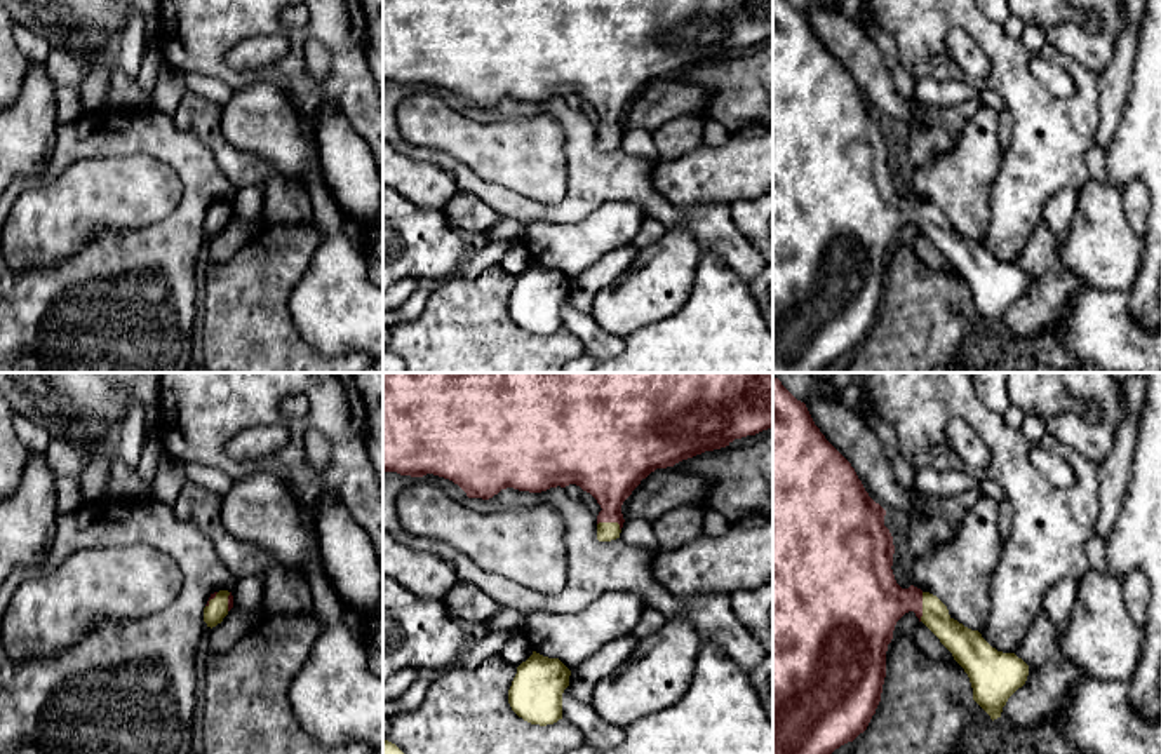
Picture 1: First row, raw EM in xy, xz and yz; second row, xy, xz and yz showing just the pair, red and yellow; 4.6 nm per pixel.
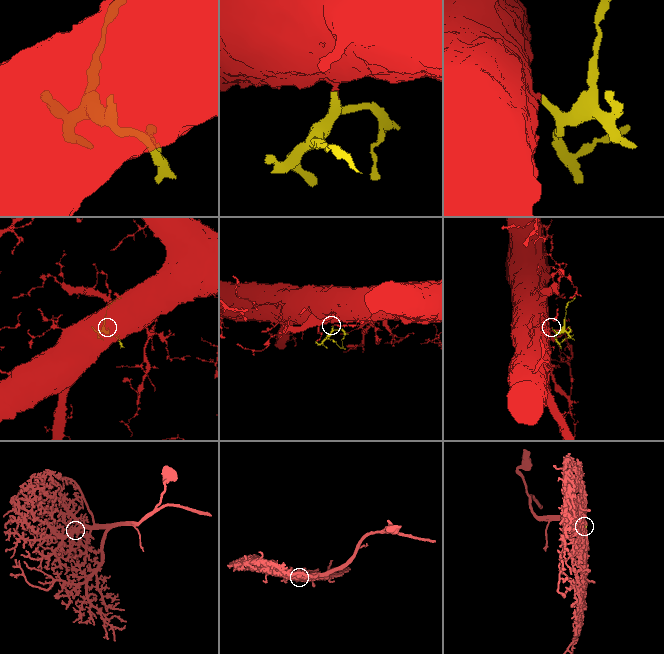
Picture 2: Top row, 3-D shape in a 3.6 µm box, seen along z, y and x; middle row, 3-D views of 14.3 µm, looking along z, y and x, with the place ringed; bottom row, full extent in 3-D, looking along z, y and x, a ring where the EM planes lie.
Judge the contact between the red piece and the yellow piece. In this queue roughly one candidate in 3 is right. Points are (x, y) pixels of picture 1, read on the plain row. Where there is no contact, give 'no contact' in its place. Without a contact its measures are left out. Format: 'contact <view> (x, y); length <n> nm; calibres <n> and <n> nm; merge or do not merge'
contact yz (921, 216); length 140 nm; calibres 320 and 140 nm; merge

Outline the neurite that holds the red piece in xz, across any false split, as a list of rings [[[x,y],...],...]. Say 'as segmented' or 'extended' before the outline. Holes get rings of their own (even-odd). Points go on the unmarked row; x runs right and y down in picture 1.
extended; [[[383,0],[383,82],[433,84],[482,110],[507,98],[541,103],[576,94],[602,118],[597,150],[611,151],[625,132],[623,111],[651,82],[768,38],[773,38],[773,0]]]

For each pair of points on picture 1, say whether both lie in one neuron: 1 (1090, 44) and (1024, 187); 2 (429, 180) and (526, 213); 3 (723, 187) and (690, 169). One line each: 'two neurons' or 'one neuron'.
1: two neurons
2: two neurons
3: one neuron

